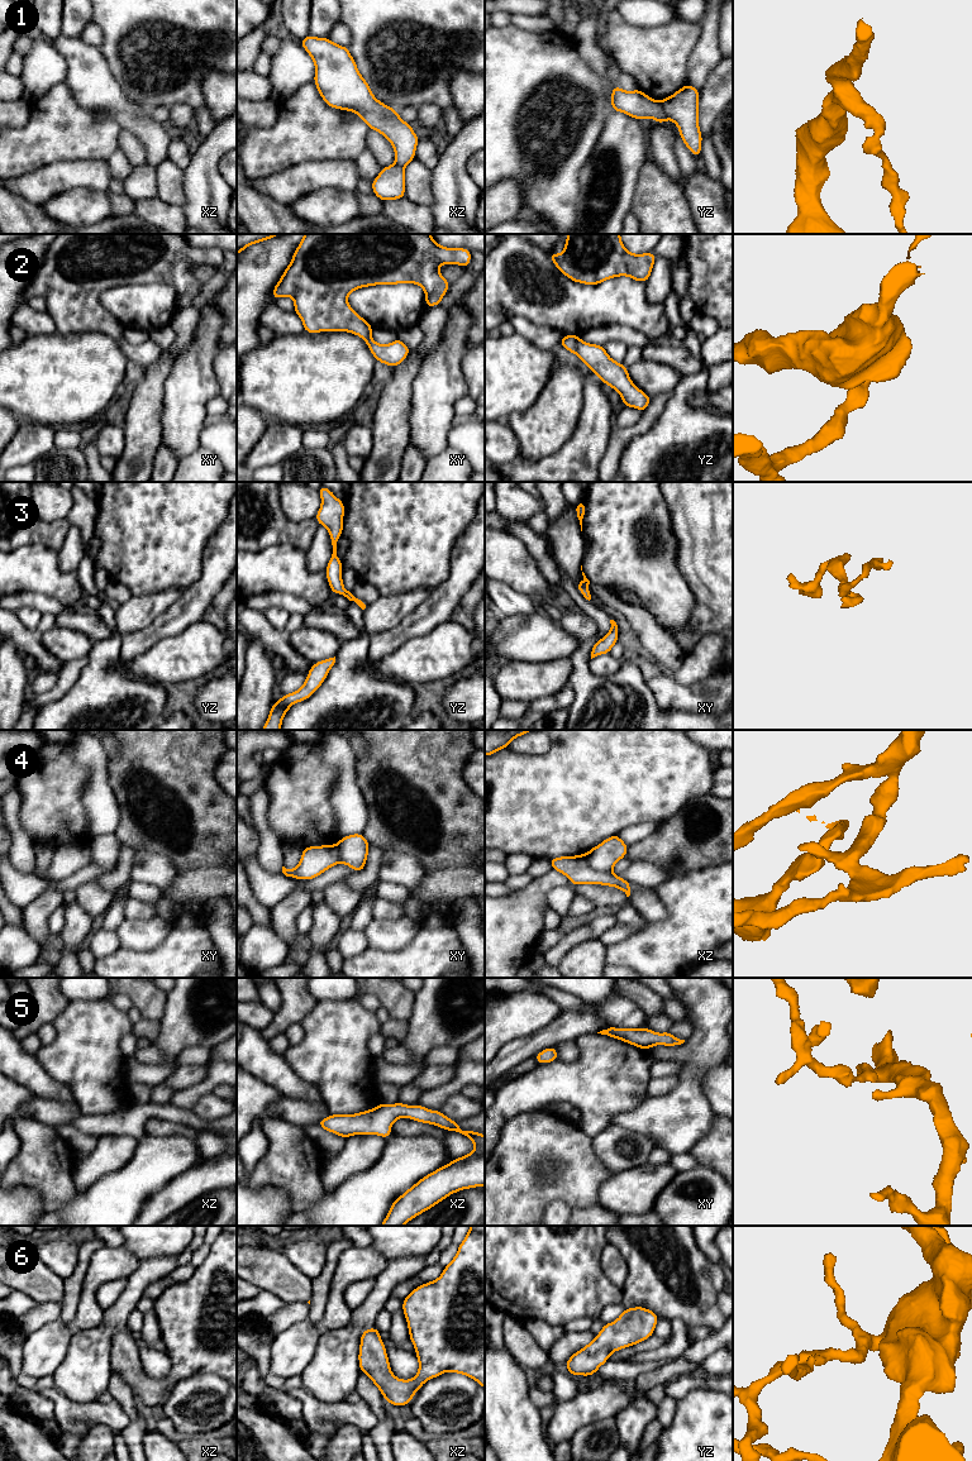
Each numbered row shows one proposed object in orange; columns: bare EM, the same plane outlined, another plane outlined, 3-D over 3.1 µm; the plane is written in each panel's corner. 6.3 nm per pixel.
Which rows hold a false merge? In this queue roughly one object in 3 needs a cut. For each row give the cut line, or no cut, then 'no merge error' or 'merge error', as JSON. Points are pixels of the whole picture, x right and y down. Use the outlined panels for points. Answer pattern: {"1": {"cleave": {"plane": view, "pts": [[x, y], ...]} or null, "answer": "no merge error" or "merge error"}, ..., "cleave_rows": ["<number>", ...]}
{"1": {"cleave": {"plane": "yz", "pts": [[660, 101], [668, 118]]}, "answer": "merge error"}, "2": {"cleave": null, "answer": "no merge error"}, "3": {"cleave": null, "answer": "no merge error"}, "4": {"cleave": {"plane": "xz", "pts": [[584, 855], [590, 867], [599, 872], [609, 873]]}, "answer": "merge error"}, "5": {"cleave": null, "answer": "no merge error"}, "6": {"cleave": null, "answer": "no merge error"}, "cleave_rows": ["1", "4"]}

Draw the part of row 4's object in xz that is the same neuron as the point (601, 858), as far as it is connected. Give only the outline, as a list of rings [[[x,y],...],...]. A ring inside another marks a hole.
[[[619,835],[605,839],[585,854],[585,859],[590,868],[599,873],[610,873],[614,865],[625,858],[628,845],[619,837]]]

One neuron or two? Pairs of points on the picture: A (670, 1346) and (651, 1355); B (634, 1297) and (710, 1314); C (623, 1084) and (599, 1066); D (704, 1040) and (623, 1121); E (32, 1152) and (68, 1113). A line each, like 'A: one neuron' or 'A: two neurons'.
A: one neuron
B: one neuron
C: one neuron
D: one neuron
E: two neurons

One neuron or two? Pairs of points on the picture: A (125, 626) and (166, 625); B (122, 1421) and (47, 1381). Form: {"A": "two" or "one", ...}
{"A": "two", "B": "two"}

